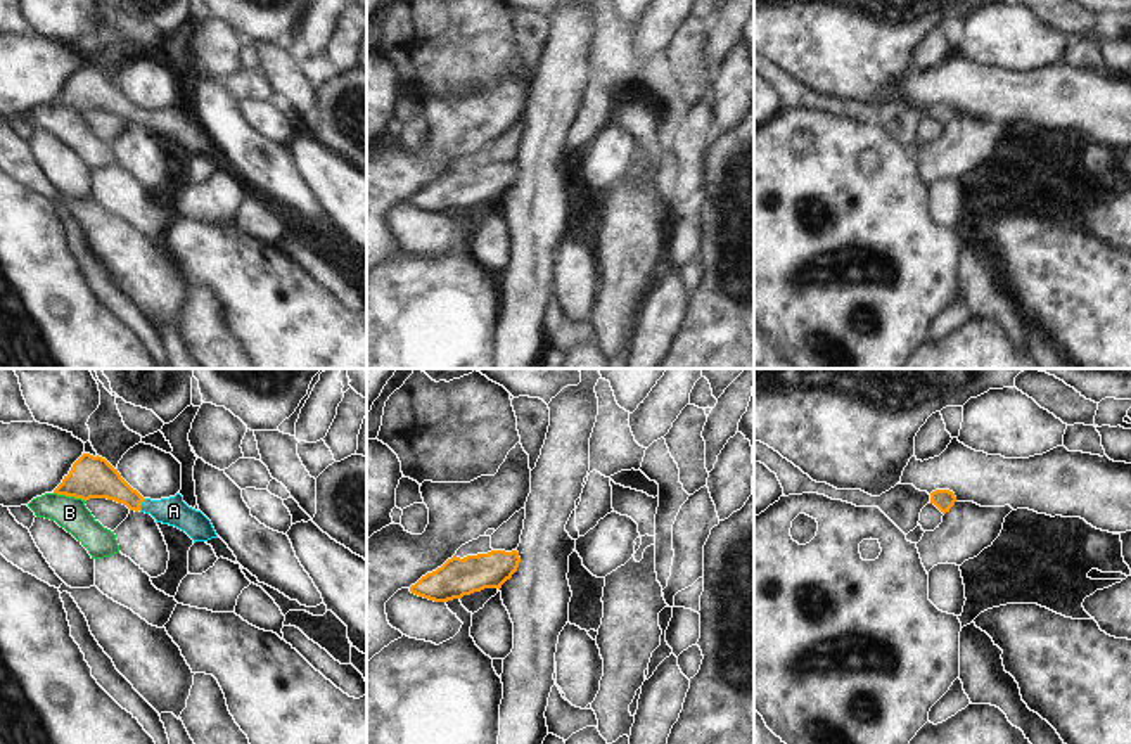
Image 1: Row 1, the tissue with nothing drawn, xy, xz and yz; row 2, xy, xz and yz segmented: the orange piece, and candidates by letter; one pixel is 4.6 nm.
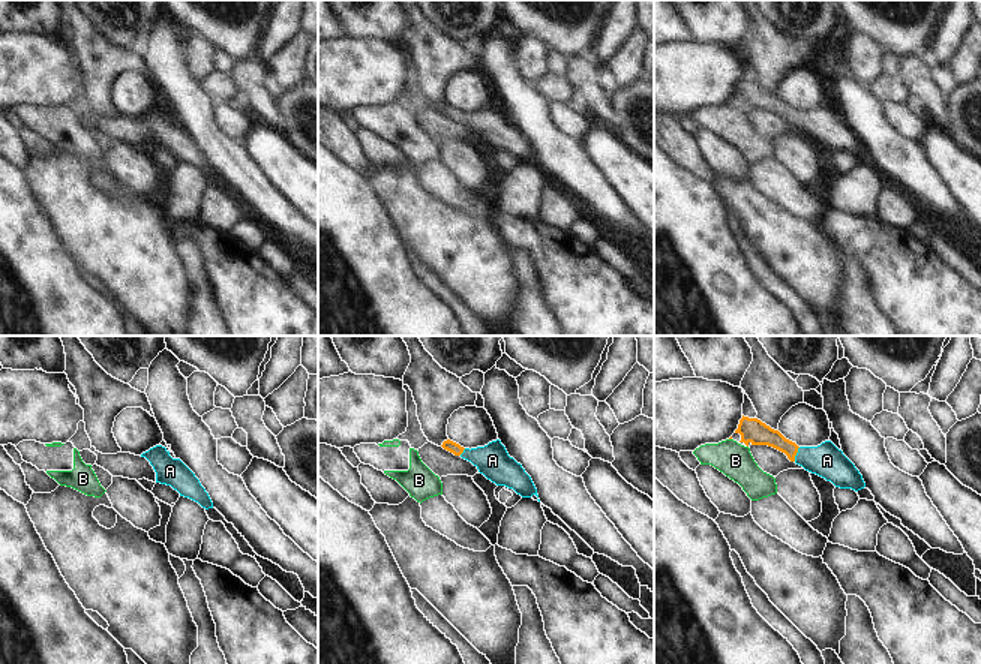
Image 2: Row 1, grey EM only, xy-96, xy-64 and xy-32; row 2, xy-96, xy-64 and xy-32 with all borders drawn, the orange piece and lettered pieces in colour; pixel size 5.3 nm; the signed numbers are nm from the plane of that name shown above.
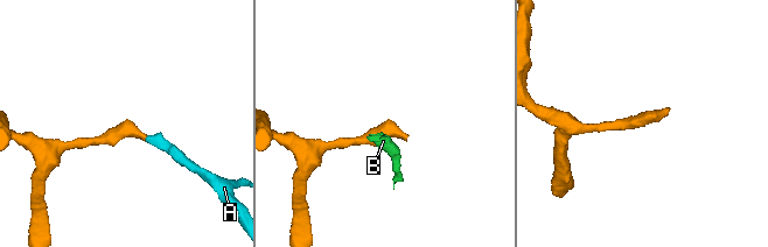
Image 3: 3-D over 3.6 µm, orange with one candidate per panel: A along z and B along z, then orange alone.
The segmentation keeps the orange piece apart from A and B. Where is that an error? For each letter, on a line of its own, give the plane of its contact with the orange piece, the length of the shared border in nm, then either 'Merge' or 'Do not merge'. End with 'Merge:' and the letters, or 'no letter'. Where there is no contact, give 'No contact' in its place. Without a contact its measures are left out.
A: Touches orange in xy. Shared border 60 nm. Merge
B: Touches orange in xy. Shared border 160 nm. Do not merge
Merge: A.

